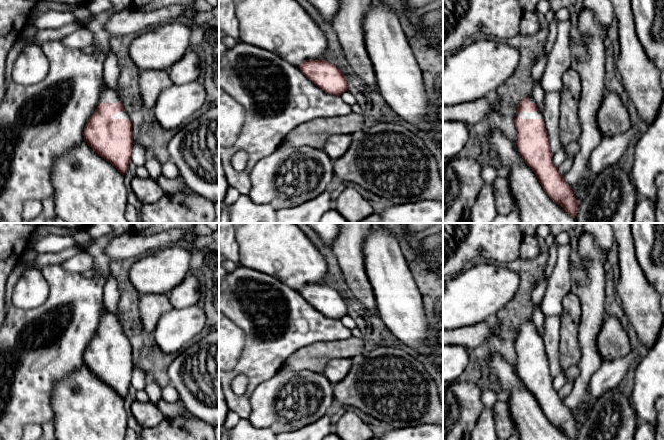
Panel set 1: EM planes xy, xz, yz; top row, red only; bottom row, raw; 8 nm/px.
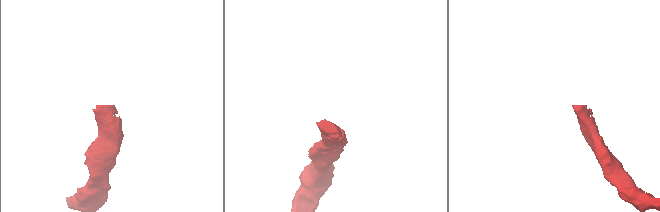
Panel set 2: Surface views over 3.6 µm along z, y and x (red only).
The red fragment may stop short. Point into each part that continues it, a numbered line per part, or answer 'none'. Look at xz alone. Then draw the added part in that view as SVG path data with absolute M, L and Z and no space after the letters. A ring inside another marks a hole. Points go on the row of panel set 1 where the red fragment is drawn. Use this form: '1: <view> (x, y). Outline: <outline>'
1: xz (283, 27). Outline: M235 0L235 5L241 42L268 50L296 67L305 60L323 60L328 40L296 0Z

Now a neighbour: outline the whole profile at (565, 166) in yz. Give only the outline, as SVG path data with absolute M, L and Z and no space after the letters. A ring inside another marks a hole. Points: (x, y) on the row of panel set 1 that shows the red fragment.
M567 157L558 167L559 173L564 176L571 169L573 157Z

